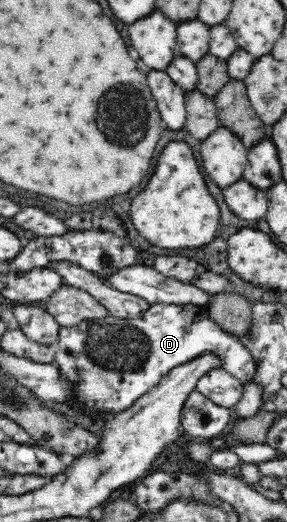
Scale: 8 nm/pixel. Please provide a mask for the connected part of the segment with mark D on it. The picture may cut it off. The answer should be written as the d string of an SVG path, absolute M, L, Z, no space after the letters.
M151 303L147 305L147 309L143 309L143 314L137 317L115 317L109 313L102 319L83 319L71 327L61 325L55 346L54 363L72 383L78 401L94 413L106 409L111 416L133 405L139 397L154 388L171 369L203 353L216 351L221 358L222 367L241 382L254 381L255 377L255 360L251 352L239 342L239 337L219 328L205 313L205 306L192 303L187 305Z

